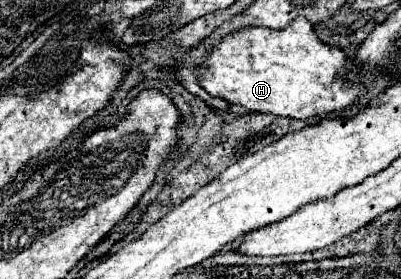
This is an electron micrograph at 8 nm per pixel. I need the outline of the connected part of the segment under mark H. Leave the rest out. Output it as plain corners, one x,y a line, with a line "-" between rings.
297,16
287,28
283,30
269,30
249,26
237,32
227,34
221,38
217,46
213,46
203,64
197,68
197,80
203,90
207,90
215,98
223,98
229,104
241,104
249,112
269,112
275,116
287,116
305,120
317,114
331,114
349,108
357,98
363,94
363,86
351,86
343,78
339,78
347,68
345,52
335,46
327,46
319,42
313,26
305,20
305,16

